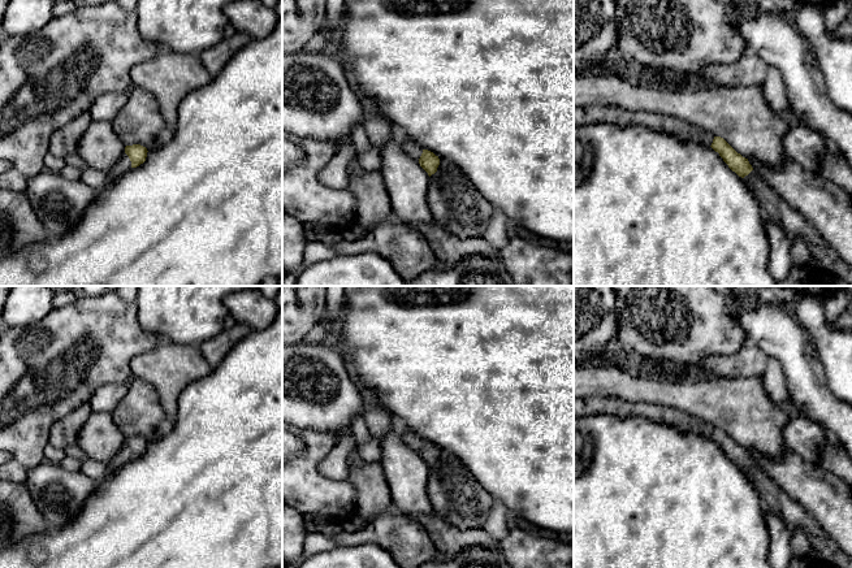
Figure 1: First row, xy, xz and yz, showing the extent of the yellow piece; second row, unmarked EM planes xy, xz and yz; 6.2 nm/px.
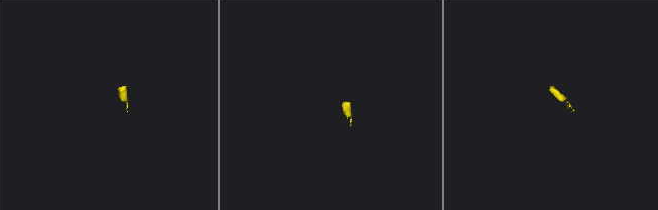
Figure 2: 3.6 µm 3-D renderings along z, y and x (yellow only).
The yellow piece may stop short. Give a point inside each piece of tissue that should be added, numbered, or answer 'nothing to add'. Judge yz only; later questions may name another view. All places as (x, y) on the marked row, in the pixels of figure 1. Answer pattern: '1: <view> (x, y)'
1: yz (596, 113)
2: yz (772, 207)

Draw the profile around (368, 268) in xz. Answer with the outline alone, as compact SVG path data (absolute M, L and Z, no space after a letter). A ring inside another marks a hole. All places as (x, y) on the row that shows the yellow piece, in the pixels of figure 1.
M367 251L316 261L298 277L295 286L407 286L381 255Z

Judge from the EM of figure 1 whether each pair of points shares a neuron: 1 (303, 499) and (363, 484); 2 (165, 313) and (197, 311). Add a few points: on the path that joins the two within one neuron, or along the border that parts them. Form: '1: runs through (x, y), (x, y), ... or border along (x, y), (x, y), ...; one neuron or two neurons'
1: border along (347, 480), (355, 489), (357, 512); two neurons
2: runs through (173, 311), (189, 311); one neuron

